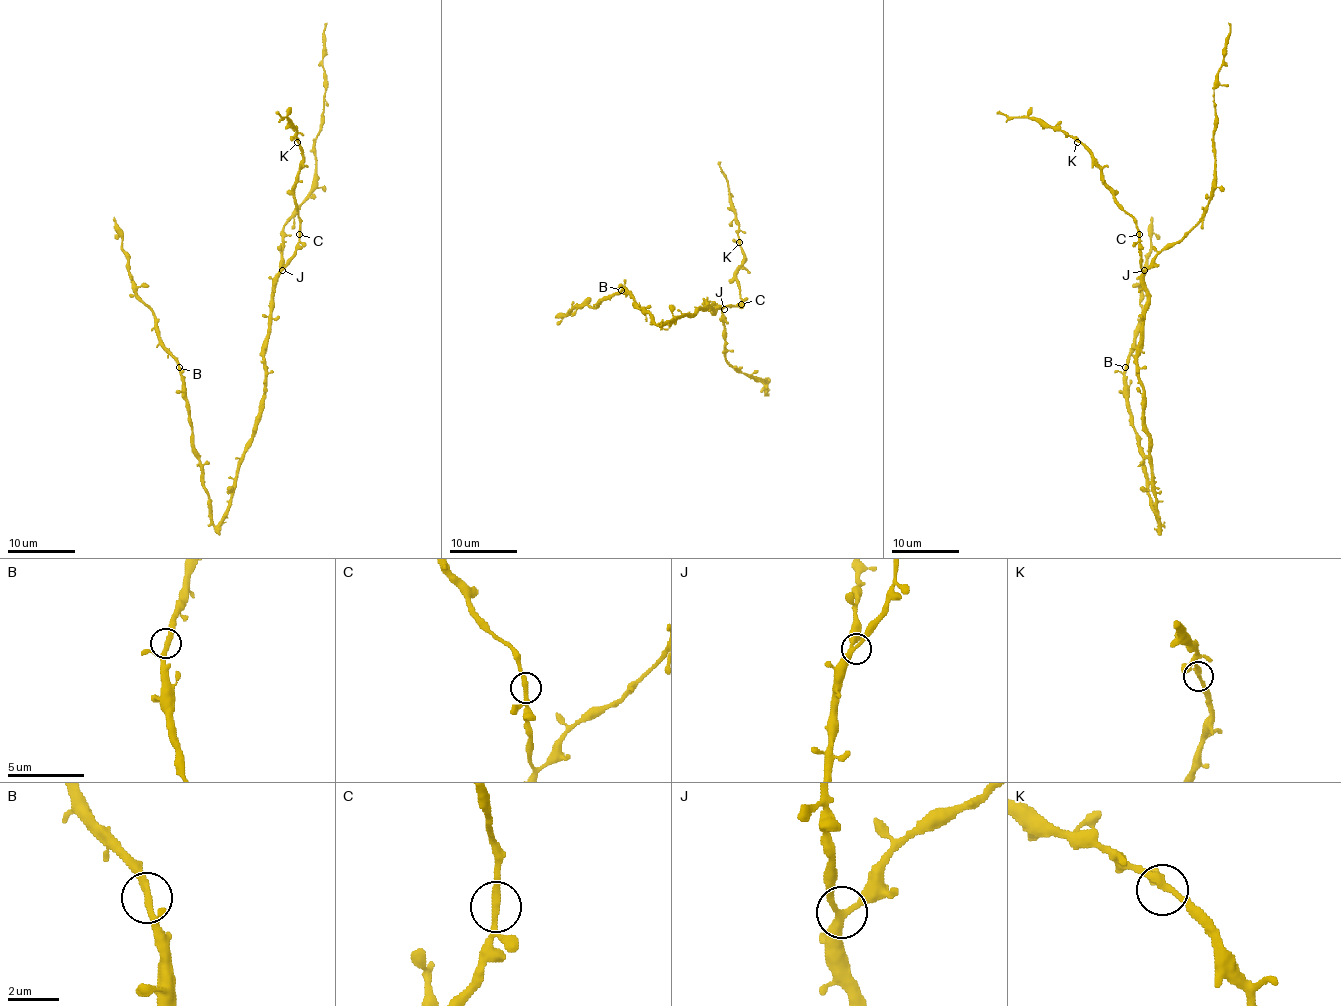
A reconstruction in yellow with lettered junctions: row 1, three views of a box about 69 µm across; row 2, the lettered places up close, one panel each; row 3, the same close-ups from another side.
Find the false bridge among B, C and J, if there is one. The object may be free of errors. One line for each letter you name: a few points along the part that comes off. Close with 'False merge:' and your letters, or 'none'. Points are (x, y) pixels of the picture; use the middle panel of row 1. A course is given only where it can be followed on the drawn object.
False merge: none

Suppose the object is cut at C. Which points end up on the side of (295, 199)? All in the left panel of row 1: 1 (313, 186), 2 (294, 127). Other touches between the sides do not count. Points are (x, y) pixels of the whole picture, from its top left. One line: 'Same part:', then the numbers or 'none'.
Same part: 2

